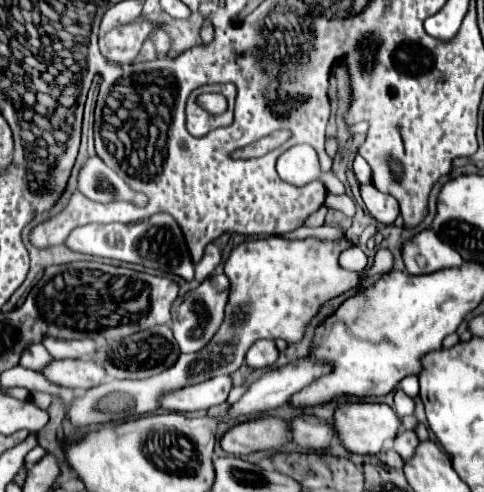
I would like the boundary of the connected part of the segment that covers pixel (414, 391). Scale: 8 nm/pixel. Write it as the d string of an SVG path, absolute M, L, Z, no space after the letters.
M406 376L406 378L400 382L400 388L402 388L408 396L418 396L419 380L416 376Z

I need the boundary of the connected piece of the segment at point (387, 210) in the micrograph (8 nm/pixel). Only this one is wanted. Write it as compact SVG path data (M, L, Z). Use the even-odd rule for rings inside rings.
M368 186L360 188L360 196L362 196L370 216L376 222L380 222L380 224L392 224L398 218L400 208L398 208L398 202L396 202L394 196L382 194L376 188L368 188Z

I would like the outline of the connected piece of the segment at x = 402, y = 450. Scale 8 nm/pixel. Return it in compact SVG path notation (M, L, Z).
M404 430L404 432L400 432L400 436L396 436L396 440L394 440L394 450L396 450L404 460L410 460L410 458L414 456L418 444L420 444L420 440L418 440L416 432Z

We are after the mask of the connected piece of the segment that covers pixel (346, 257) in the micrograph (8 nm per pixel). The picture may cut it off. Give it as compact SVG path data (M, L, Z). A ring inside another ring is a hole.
M353 246L341 253L339 263L345 269L362 271L368 264L368 258L358 246Z

